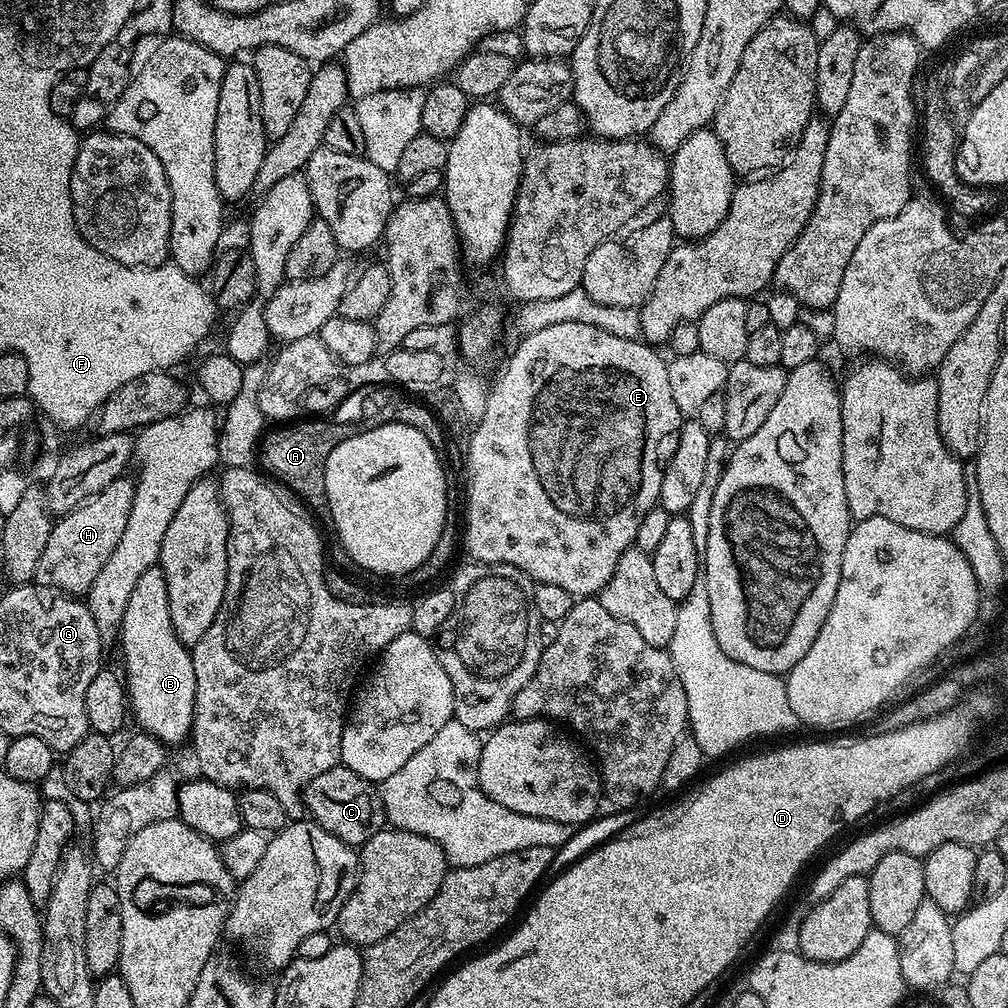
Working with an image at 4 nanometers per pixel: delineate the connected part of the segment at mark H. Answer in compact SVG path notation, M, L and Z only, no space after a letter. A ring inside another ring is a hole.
M118 477L106 490L79 504L72 512L65 512L53 523L46 550L38 561L35 579L39 583L58 586L69 594L88 594L93 591L96 581L105 575L105 568L114 554L122 534L126 531L131 506L135 500L136 485L129 477Z

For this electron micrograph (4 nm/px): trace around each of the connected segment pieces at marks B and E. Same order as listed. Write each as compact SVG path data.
M158 566L146 570L138 579L121 619L118 643L124 651L123 675L126 677L131 715L141 729L165 746L189 739L192 719L196 717L196 679L189 645L174 634L170 622L170 602L166 598L166 578Z
M559 322L557 325L548 325L546 329L542 329L538 333L530 333L519 342L521 344L513 350L512 357L505 362L504 369L496 376L496 381L493 384L491 382L488 388L486 412L466 440L468 441L468 461L464 464L464 472L468 475L468 513L464 516L464 548L472 555L469 557L473 561L482 564L502 564L515 568L517 572L527 577L529 581L537 580L538 583L544 584L543 586L548 588L558 588L561 592L566 592L573 598L592 598L602 591L606 586L606 582L610 582L610 578L614 574L614 566L618 566L618 558L622 558L622 554L627 548L635 545L638 526L642 526L642 518L646 518L646 514L651 508L657 507L660 491L662 490L662 474L664 473L662 456L660 460L660 443L668 435L671 437L679 429L682 423L682 413L678 410L678 406L674 406L674 398L670 398L670 382L668 381L668 366L665 357L660 357L656 353L659 351L647 342L641 342L639 339L627 340L626 338L618 338L617 335L607 333L606 330L581 322Z

